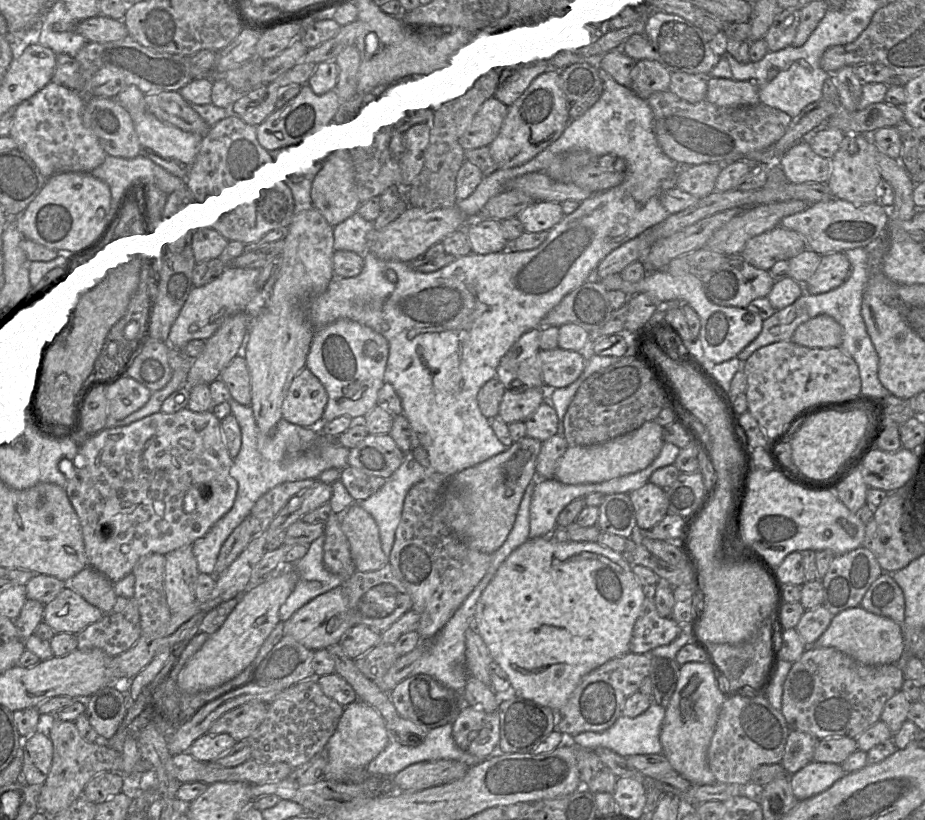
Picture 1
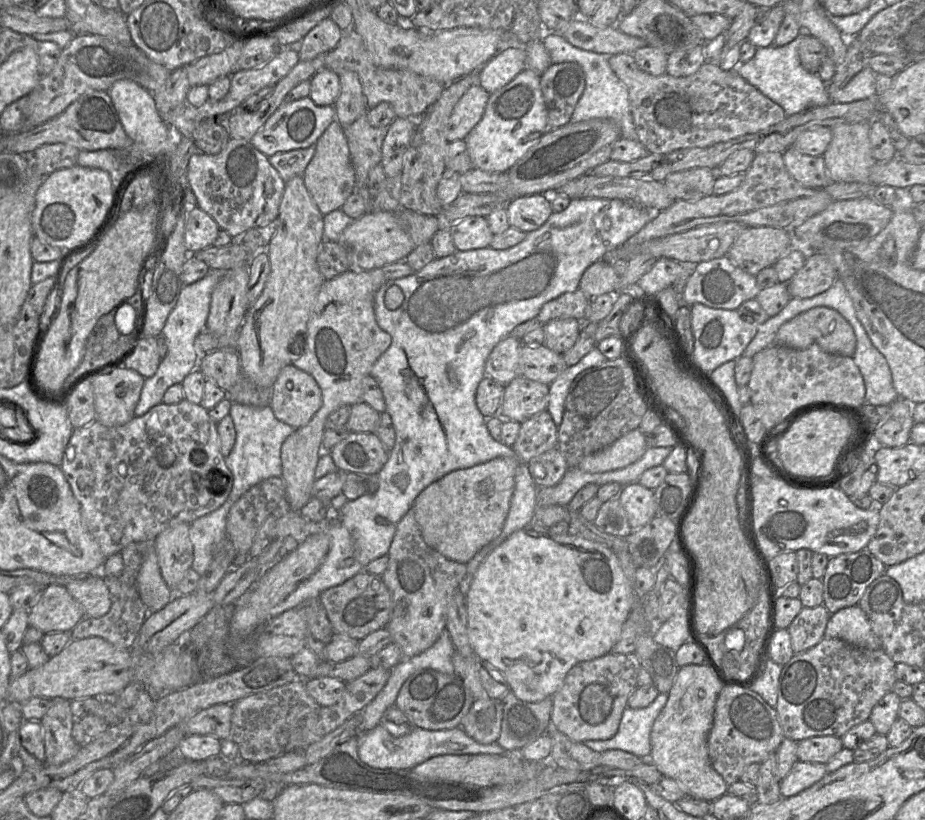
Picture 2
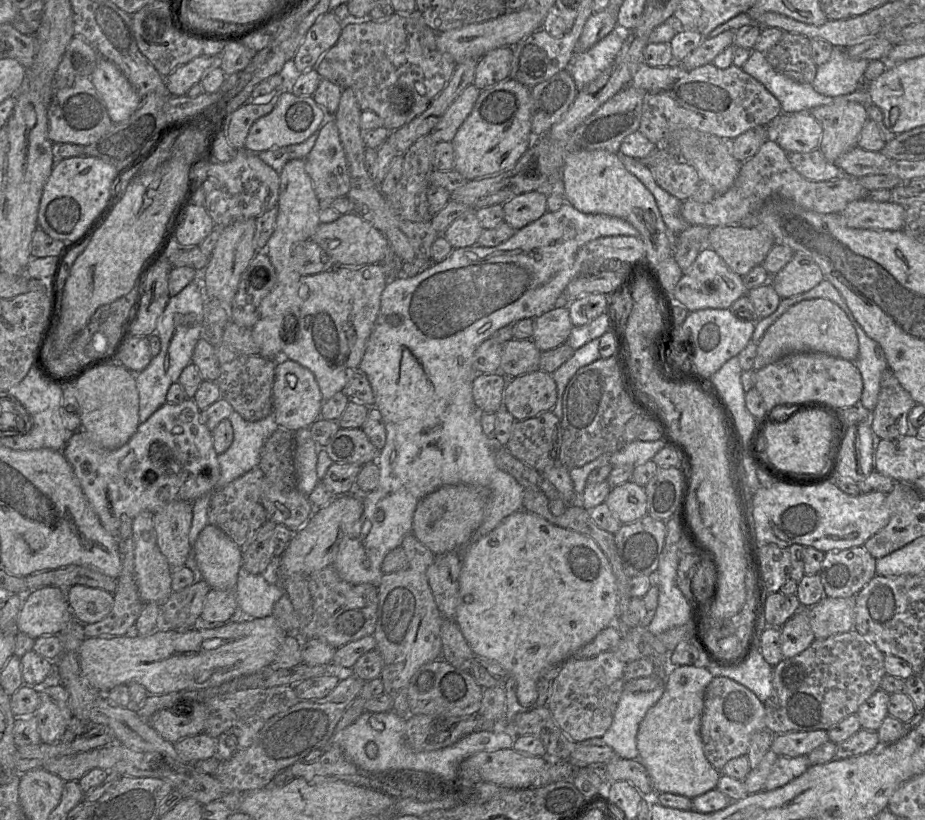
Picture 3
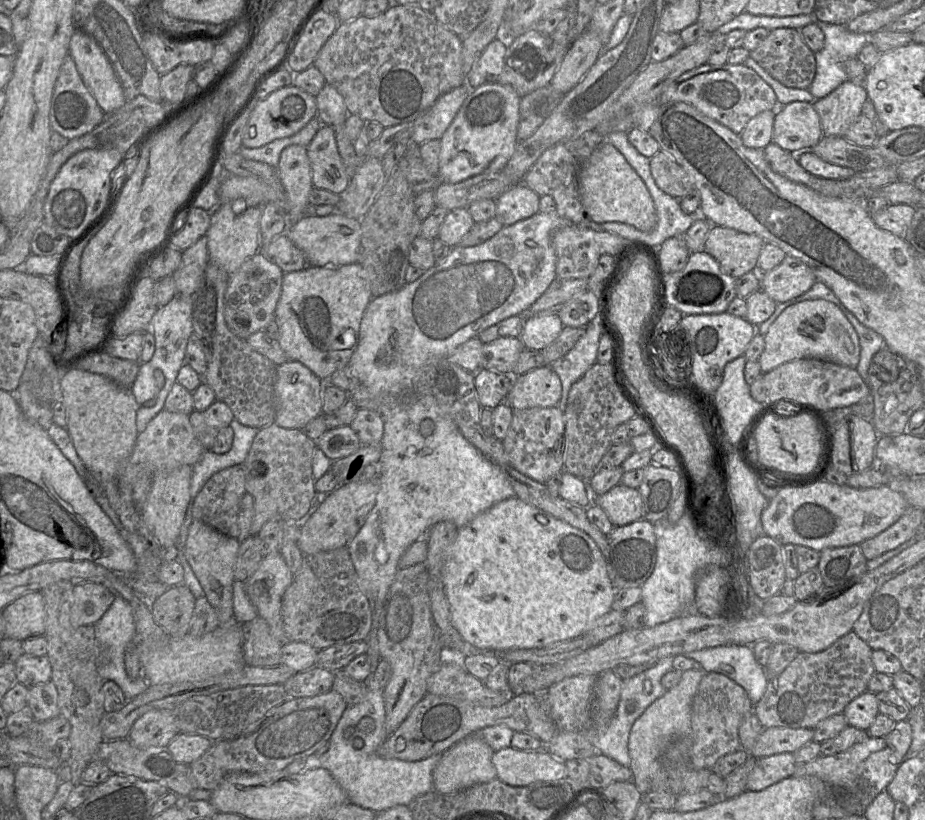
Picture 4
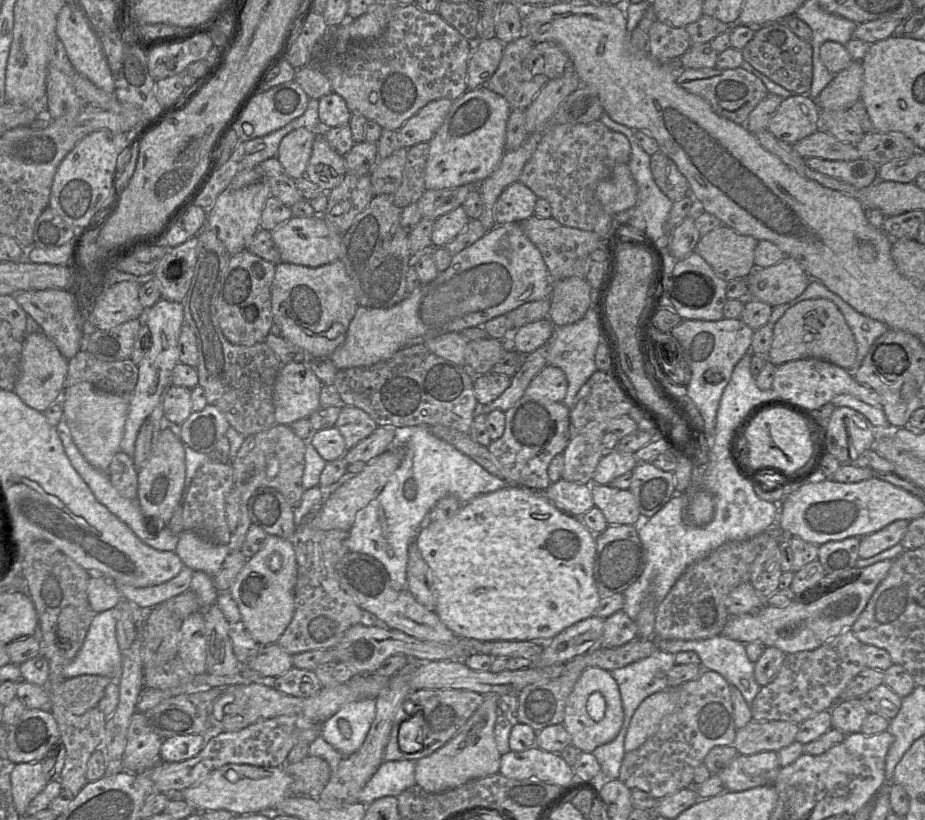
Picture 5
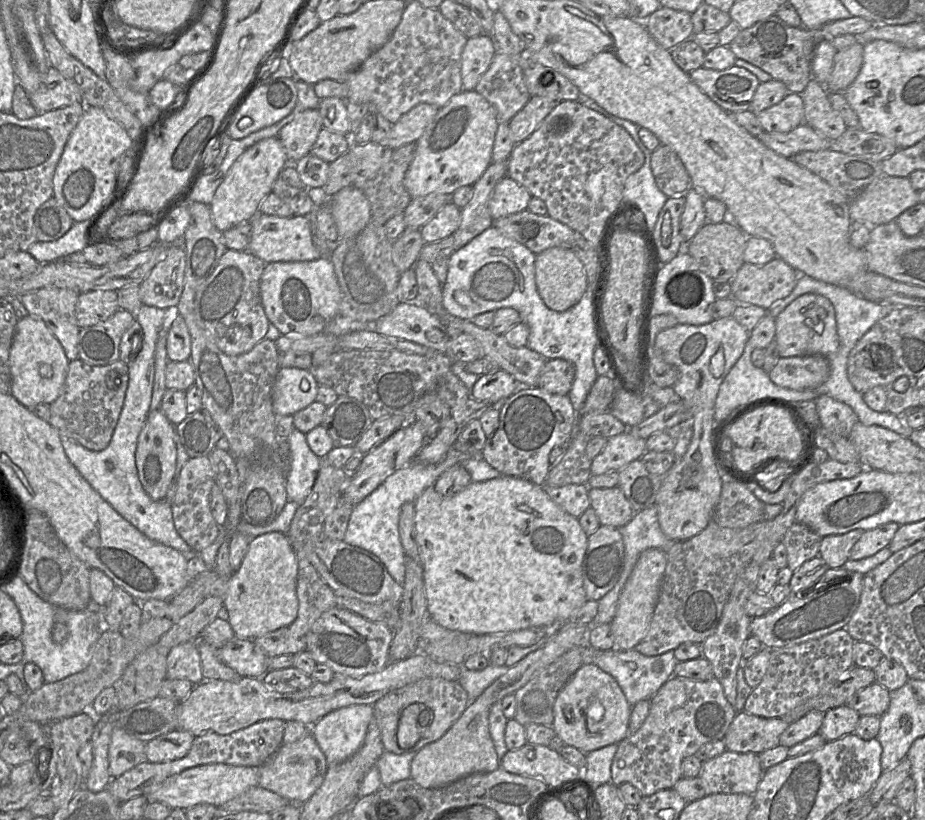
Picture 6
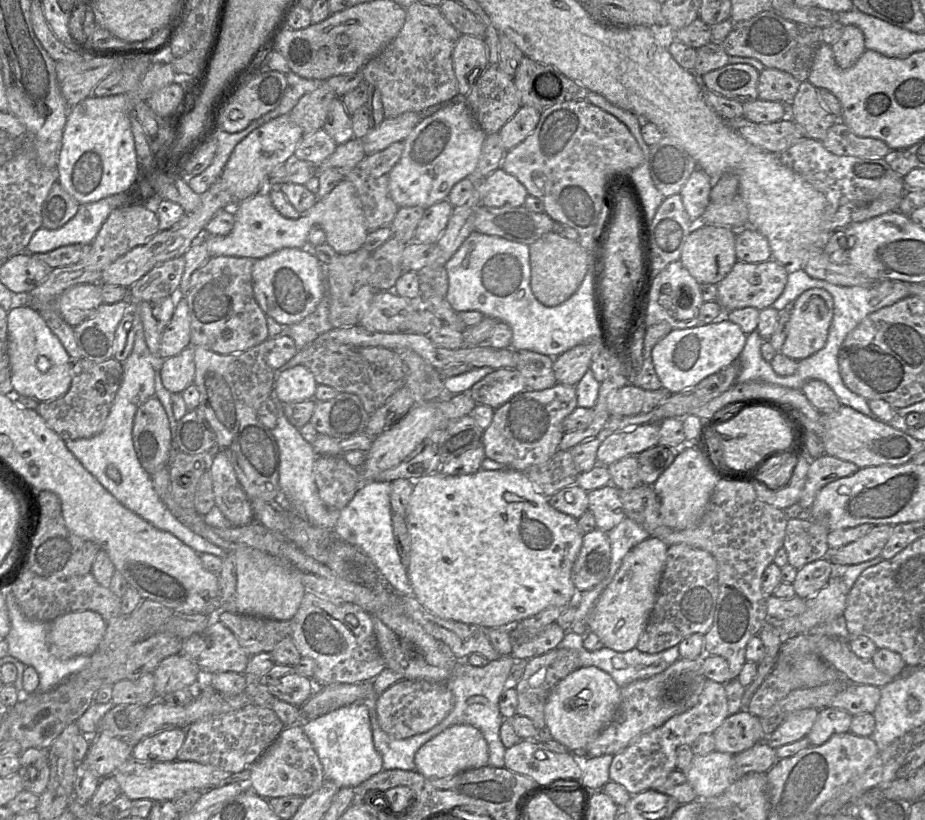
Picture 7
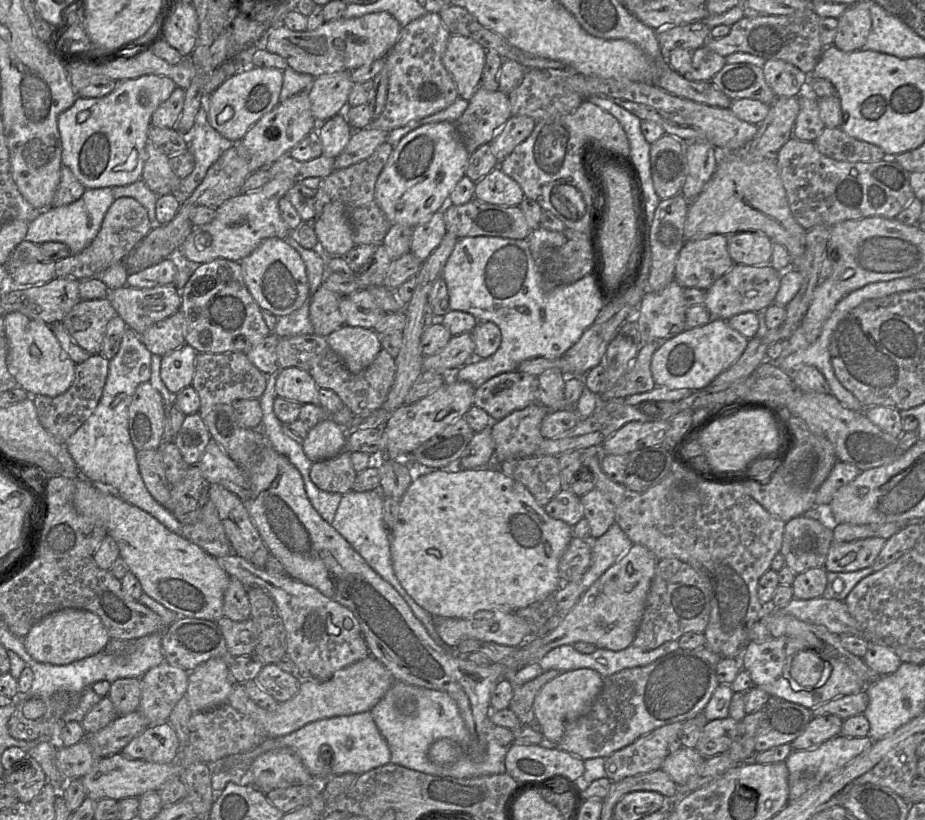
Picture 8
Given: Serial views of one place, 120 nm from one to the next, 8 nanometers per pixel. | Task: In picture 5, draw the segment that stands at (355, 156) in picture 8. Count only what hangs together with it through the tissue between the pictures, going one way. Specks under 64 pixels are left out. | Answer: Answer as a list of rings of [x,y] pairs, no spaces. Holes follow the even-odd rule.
[[[441,98],[430,101],[398,130],[401,148],[411,148],[422,142],[429,142],[442,126],[453,101]]]

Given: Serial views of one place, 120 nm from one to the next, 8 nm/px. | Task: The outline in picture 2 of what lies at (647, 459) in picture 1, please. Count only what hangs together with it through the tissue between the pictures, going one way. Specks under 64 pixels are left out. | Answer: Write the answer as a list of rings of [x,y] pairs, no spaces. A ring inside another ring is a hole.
[[[634,429],[610,446],[585,457],[577,467],[591,474],[619,470],[638,461],[647,448],[646,435]]]

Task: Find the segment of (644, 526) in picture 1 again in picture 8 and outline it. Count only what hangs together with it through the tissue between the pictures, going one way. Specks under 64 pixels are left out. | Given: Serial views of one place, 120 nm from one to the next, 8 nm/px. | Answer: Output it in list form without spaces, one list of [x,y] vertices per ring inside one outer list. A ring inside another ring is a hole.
[[[598,489],[581,496],[580,503],[583,517],[589,523],[591,539],[599,538],[615,523],[614,506]]]

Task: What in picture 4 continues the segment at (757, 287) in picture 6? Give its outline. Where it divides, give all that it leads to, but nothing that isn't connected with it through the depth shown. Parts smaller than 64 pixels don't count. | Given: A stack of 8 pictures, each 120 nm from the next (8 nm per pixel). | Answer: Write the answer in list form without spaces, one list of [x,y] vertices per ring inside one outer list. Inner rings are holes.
[[[788,256],[775,268],[760,273],[761,286],[777,304],[793,300],[817,282],[811,268],[799,258]]]

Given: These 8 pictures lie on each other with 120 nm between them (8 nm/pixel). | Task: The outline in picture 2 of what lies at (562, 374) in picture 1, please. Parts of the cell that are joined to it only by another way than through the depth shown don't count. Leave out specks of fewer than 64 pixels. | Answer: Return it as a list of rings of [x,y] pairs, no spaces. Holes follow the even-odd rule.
[[[522,345],[519,357],[519,376],[550,385],[567,368],[562,354],[544,345]]]

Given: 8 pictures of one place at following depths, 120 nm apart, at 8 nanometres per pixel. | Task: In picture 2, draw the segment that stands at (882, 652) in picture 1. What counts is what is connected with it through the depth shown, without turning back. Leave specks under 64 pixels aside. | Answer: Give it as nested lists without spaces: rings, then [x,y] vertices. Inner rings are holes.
[[[859,605],[842,608],[831,614],[824,637],[838,638],[850,645],[869,650],[881,649],[881,641]]]

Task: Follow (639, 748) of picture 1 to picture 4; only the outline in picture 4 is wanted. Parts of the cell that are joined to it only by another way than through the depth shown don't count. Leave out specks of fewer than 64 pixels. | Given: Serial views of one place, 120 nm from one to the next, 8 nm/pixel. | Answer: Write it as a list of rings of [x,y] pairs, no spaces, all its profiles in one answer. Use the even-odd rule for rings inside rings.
[[[674,657],[662,658],[651,669],[631,678],[622,680],[620,700],[613,718],[611,719],[607,729],[601,735],[591,739],[591,743],[599,750],[599,753],[612,758],[624,766],[630,767],[628,743],[631,728],[647,707],[666,693],[667,689],[665,689],[661,684],[661,678],[664,674],[673,669],[673,659]],[[645,680],[651,682],[651,690],[649,693],[645,693],[643,690]]]

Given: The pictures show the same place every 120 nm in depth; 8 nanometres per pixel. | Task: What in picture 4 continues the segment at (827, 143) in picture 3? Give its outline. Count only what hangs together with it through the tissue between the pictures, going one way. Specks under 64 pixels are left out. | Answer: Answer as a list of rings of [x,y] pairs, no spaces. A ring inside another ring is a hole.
[[[846,80],[827,96],[812,103],[820,117],[823,135],[843,137],[862,114],[862,106],[867,99],[864,85]]]

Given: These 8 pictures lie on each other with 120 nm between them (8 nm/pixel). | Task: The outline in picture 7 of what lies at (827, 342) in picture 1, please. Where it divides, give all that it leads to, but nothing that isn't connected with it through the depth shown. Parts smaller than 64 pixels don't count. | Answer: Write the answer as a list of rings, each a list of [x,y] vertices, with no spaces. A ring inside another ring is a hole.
[[[812,288],[803,292],[794,301],[781,354],[800,361],[821,350],[826,344],[833,314],[834,302],[829,292],[822,288]]]

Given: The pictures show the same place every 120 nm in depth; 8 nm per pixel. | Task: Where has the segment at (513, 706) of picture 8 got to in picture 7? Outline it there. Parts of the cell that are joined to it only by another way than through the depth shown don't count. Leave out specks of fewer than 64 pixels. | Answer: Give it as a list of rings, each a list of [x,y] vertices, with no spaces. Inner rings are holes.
[[[555,648],[525,662],[523,674],[515,687],[518,698],[516,714],[528,717],[537,729],[546,727],[544,707],[548,696],[560,680],[578,668],[578,653],[566,648]]]

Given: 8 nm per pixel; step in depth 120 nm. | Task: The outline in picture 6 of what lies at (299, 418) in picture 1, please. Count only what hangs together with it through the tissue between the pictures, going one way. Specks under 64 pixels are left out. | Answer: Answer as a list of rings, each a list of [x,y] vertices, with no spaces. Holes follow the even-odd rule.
[[[282,367],[273,386],[273,411],[293,415],[316,401],[319,383],[308,369]]]

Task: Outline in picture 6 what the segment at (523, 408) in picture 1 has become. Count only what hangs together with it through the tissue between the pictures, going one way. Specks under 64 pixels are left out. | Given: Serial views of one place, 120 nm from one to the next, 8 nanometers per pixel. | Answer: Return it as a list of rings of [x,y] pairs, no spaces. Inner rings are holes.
[[[561,359],[546,361],[538,381],[538,387],[558,395],[568,395],[575,379],[575,366],[572,362]]]

